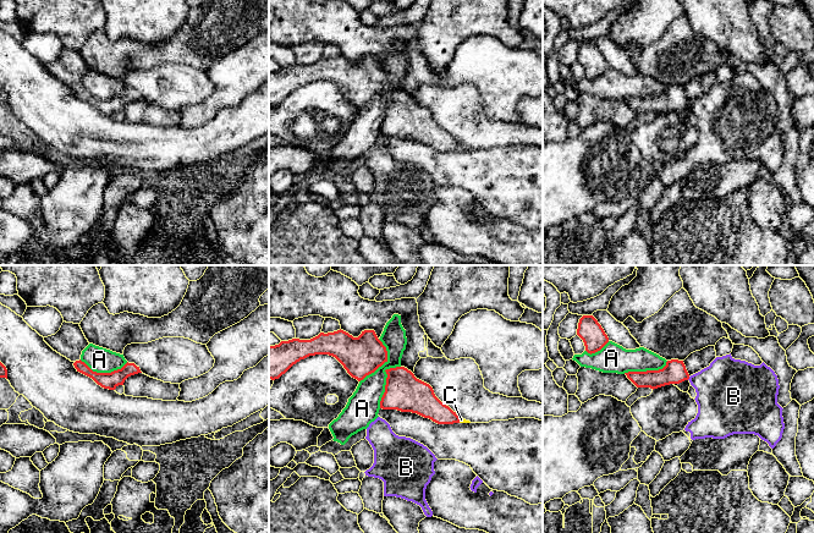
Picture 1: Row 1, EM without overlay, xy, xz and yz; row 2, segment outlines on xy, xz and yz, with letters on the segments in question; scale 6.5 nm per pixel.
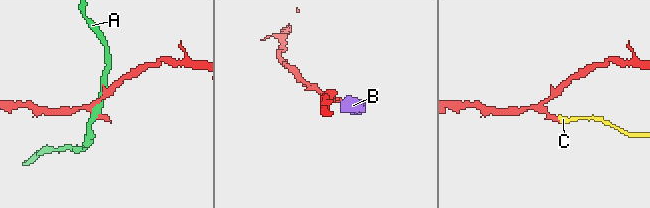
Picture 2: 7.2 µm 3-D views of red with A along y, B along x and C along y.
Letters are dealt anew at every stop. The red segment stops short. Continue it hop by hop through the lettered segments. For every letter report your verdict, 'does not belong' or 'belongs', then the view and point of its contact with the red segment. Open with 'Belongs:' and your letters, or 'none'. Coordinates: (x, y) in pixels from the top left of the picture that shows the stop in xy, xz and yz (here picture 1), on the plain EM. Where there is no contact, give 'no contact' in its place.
Belongs: C
A: does not belong; meets red in xz at (386, 108)
B: does not belong; meets red in yz at (688, 104)
C: belongs; meets red in xz at (458, 147)

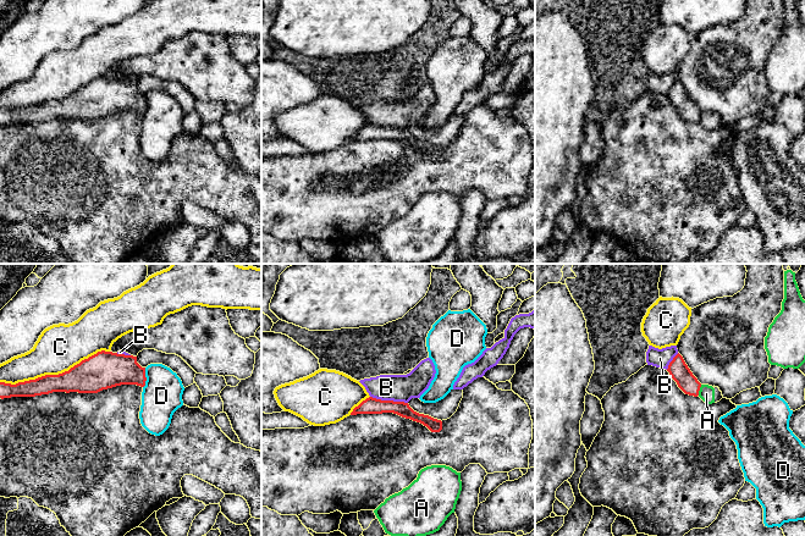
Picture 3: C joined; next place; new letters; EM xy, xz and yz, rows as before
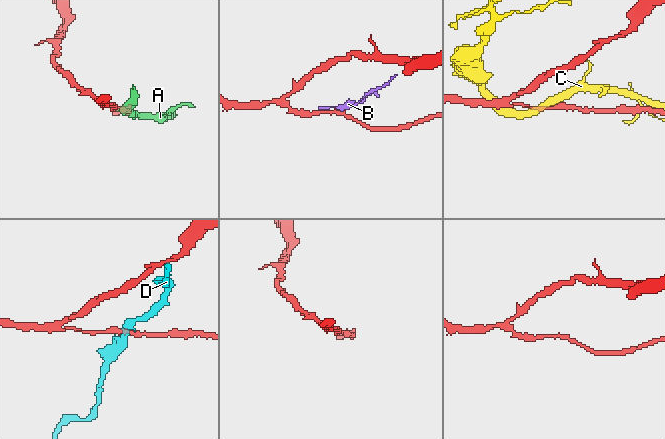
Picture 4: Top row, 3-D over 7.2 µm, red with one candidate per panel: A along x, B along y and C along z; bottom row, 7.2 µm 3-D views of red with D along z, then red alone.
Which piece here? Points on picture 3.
Belongs: none
A: does not belong; meets red in yz at (699, 116)
B: does not belong; meets red in xz at (389, 127)
C: does not belong; meets red in xy at (54, 101)
D: does not belong; meets red in xy at (145, 104)

